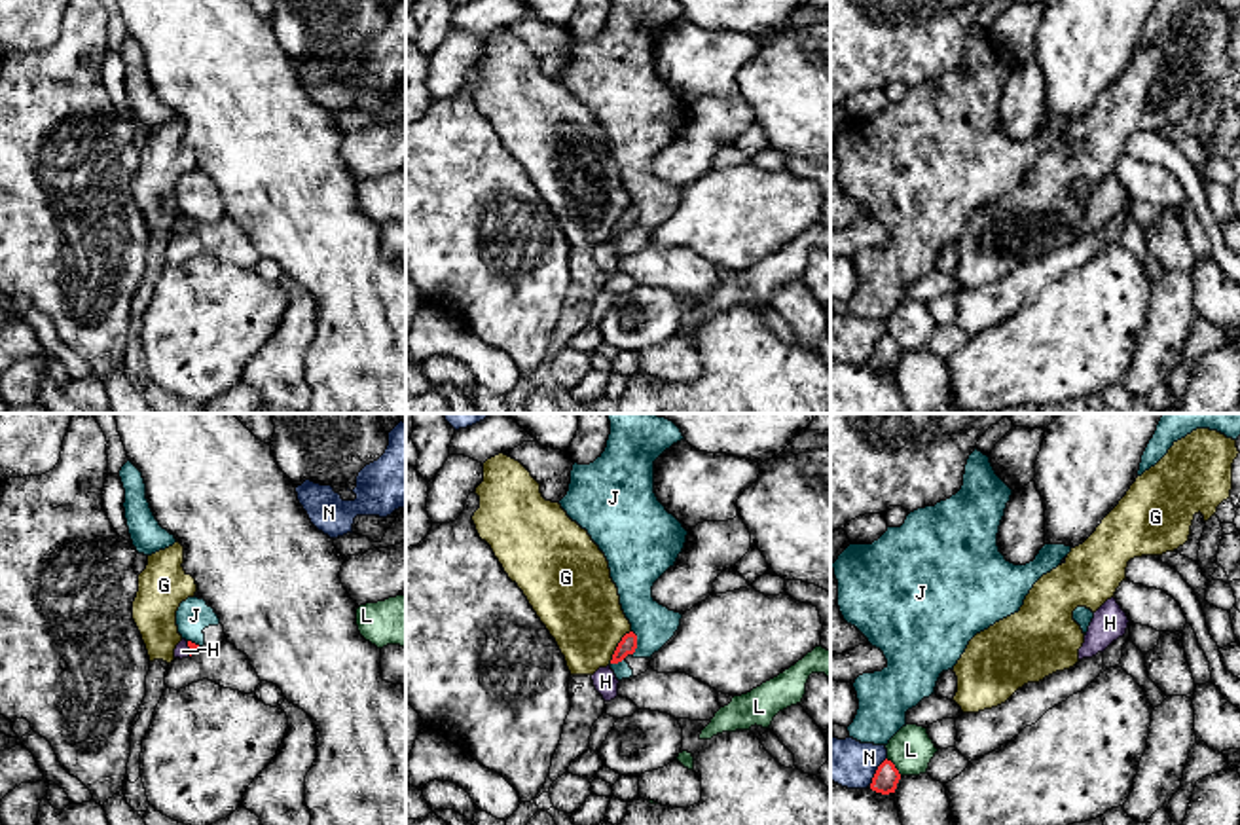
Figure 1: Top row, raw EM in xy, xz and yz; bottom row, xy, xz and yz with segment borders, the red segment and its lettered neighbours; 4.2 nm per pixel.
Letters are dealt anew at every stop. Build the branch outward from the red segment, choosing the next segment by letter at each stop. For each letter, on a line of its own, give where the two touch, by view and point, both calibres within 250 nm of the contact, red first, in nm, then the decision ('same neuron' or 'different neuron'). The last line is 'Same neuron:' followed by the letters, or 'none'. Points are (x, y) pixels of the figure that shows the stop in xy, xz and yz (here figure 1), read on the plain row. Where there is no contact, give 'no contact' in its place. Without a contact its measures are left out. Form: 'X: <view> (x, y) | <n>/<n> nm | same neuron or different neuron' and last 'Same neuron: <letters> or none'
G: xz (617, 222) | 70/340 nm | different neuron
H: xy (190, 224) | 40/60 nm | same neuron
J: xz (636, 217) | 70/180 nm | different neuron
L: yz (893, 342) | 110/190 nm | different neuron
N: yz (876, 348) | 110/200 nm | different neuron
Same neuron: H

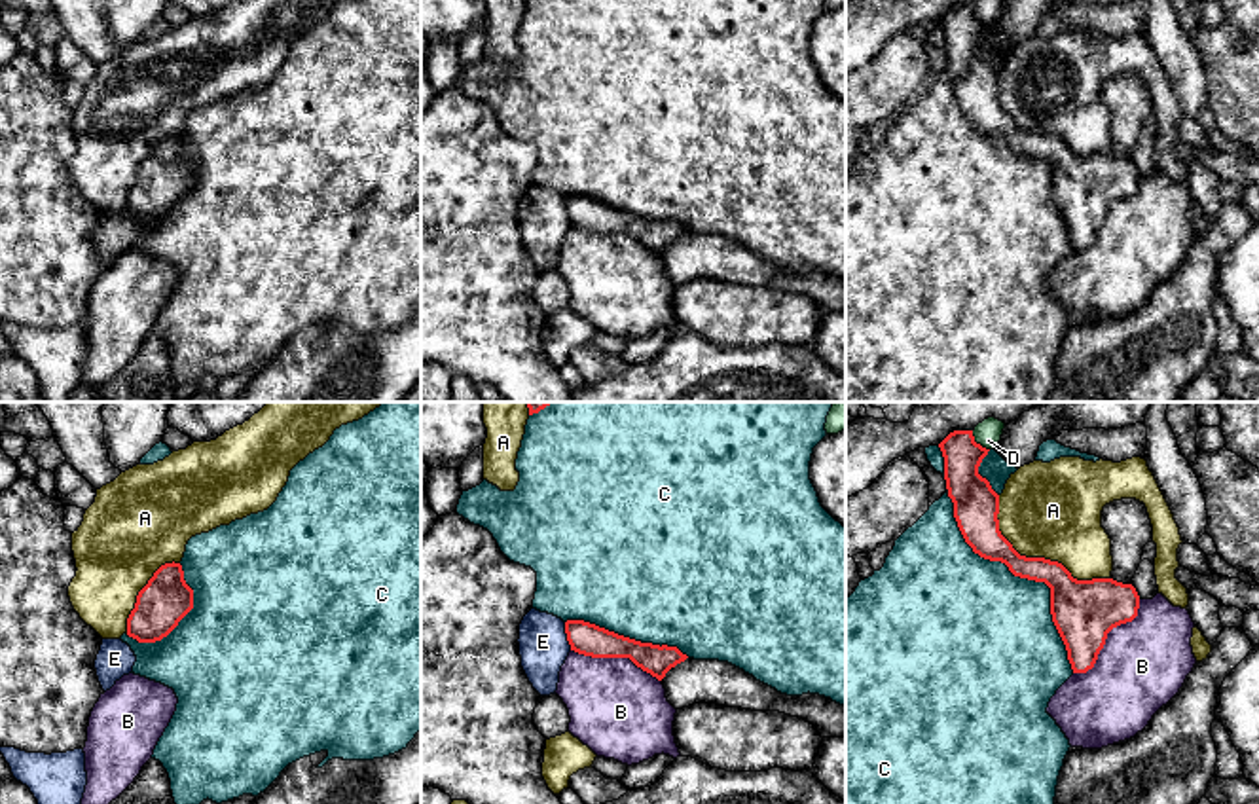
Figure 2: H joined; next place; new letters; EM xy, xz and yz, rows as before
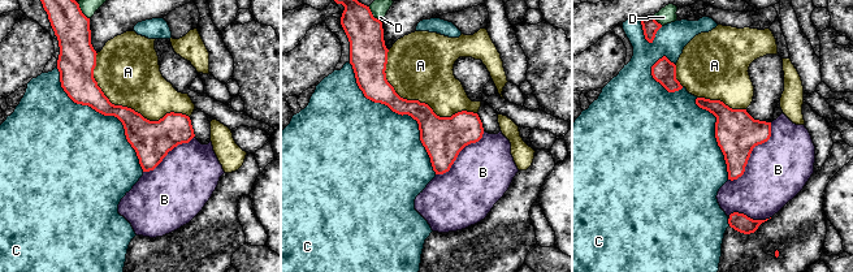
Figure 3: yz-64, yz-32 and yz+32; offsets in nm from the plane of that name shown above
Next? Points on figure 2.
A: yz (1036, 133) | 200/400 nm | different neuron
B: yz (1106, 213) | 280/380 nm | different neuron
C: yz (1022, 152) | 200/480 nm | different neuron
D: yz (975, 18) | 180/100 nm | different neuron
E: xz (567, 211) | 140/200 nm | different neuron
Same neuron: none

